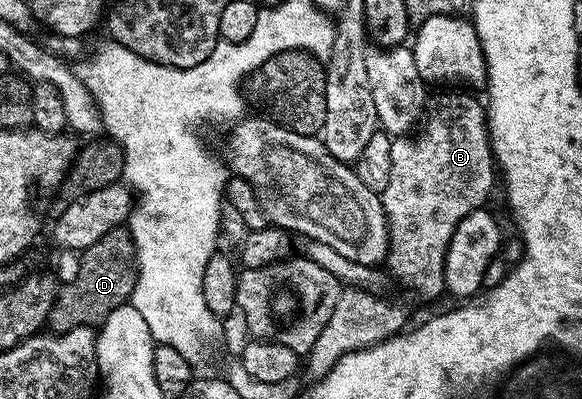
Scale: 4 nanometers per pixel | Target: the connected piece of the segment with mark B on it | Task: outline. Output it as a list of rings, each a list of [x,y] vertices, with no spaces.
[[[454,91],[458,92],[438,94],[427,101],[424,118],[426,129],[417,140],[408,134],[391,139],[390,180],[382,193],[384,213],[388,219],[387,271],[396,275],[398,283],[413,288],[418,295],[428,300],[445,295],[444,263],[455,228],[471,211],[488,204],[492,183],[498,180],[488,136],[487,109],[481,99],[479,102],[472,96],[473,93]]]

